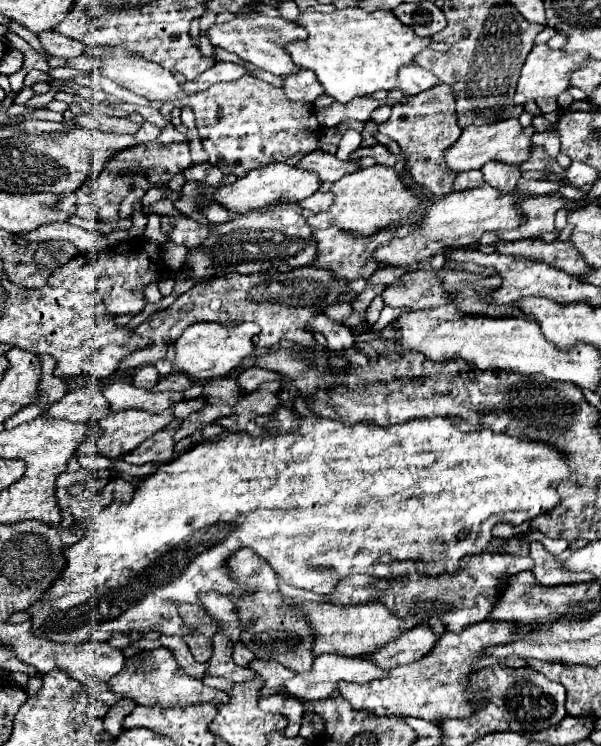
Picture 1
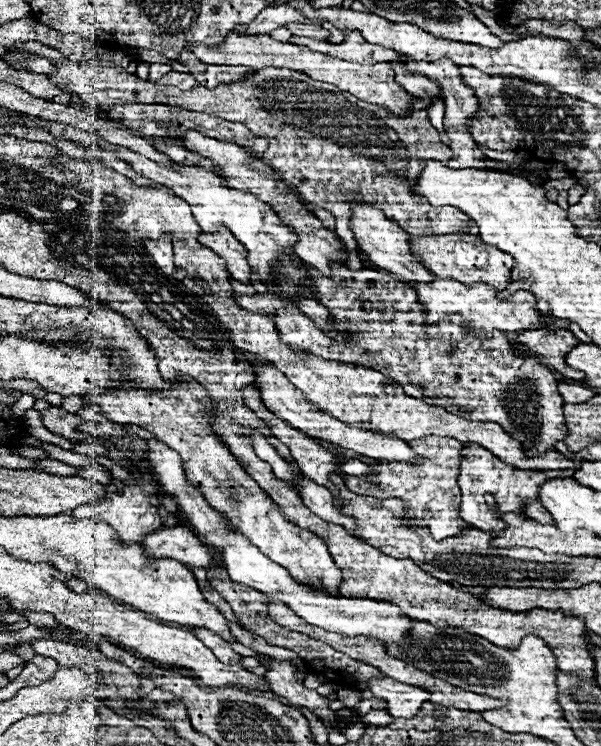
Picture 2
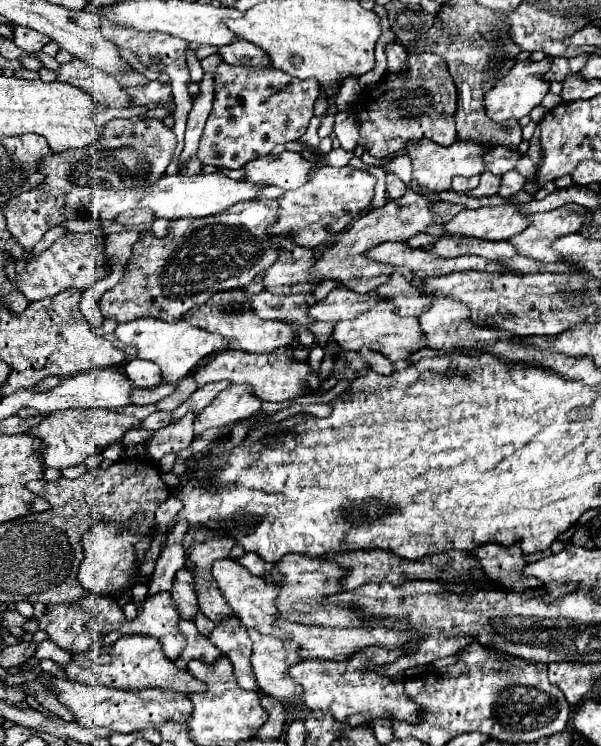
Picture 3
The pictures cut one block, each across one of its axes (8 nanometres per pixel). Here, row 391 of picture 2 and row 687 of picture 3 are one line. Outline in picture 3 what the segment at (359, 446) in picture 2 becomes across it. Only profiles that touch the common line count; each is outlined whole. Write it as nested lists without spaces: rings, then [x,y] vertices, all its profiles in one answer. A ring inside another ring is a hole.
[[[252,628],[248,629],[248,634],[254,645],[252,668],[260,690],[280,702],[286,702],[292,696],[300,694],[296,682],[288,680],[286,676],[290,664],[300,660],[296,644],[260,634]]]

